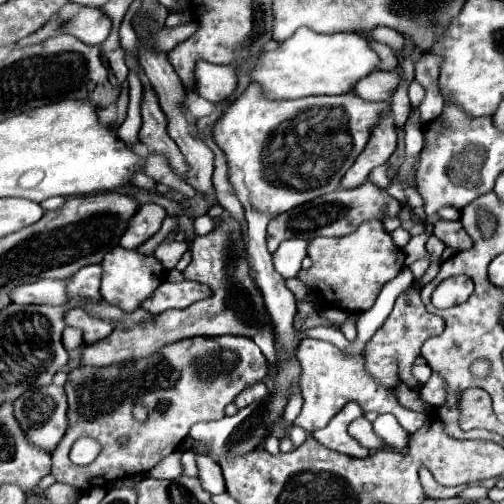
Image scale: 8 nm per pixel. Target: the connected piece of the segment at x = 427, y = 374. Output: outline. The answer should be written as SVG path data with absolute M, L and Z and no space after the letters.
M426 363L415 364L412 368L412 374L421 385L425 385L431 377L432 370Z

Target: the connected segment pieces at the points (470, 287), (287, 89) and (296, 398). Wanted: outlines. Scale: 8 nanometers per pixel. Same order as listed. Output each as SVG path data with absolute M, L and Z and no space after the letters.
M452 276L436 286L432 294L432 304L436 308L450 308L468 300L472 292L474 292L474 282L468 276Z
M300 28L276 50L262 52L258 64L248 74L250 82L258 84L268 100L292 100L312 94L346 94L360 78L374 72L376 66L378 54L360 34L316 34L312 30Z
M300 392L292 394L292 402L288 402L286 410L284 410L284 416L282 416L282 422L288 426L294 422L294 418L300 414L300 408L302 408L302 396Z

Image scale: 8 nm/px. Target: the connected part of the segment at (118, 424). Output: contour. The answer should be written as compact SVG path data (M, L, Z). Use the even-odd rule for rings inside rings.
M200 336L200 338L184 338L174 344L166 344L164 348L156 350L154 354L138 360L128 360L122 364L112 366L78 366L68 374L68 380L64 384L68 394L68 430L64 438L58 442L56 450L52 452L52 476L60 484L74 486L80 494L104 486L104 482L114 482L118 478L150 472L162 458L176 452L178 446L182 446L184 438L188 436L188 430L196 422L206 420L218 420L224 416L224 408L234 402L234 398L252 382L258 382L266 376L268 362L260 348L244 336ZM136 404L144 404L148 408L148 418L144 426L134 418L132 410ZM78 438L94 438L100 442L102 450L98 458L90 466L76 466L70 462L68 454L72 444ZM120 438L126 438L122 444Z

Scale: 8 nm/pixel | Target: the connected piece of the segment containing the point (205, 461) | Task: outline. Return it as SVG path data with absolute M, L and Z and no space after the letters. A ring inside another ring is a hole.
M200 456L198 458L198 468L200 468L200 482L202 488L210 494L222 494L226 492L226 482L222 476L222 468L218 466L218 462L212 462L212 458L208 456Z

